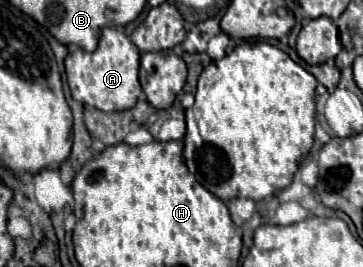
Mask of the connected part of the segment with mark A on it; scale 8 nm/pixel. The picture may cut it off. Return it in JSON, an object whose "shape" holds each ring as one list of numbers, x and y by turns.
{"shape":[[104,27,100,35,98,49,94,53,86,53,82,49,70,53,66,57,66,75,68,87,76,101,84,105,92,105,100,111,126,111,136,105,138,95,142,93,138,83,138,61,140,51,128,39,128,35,114,27]]}

